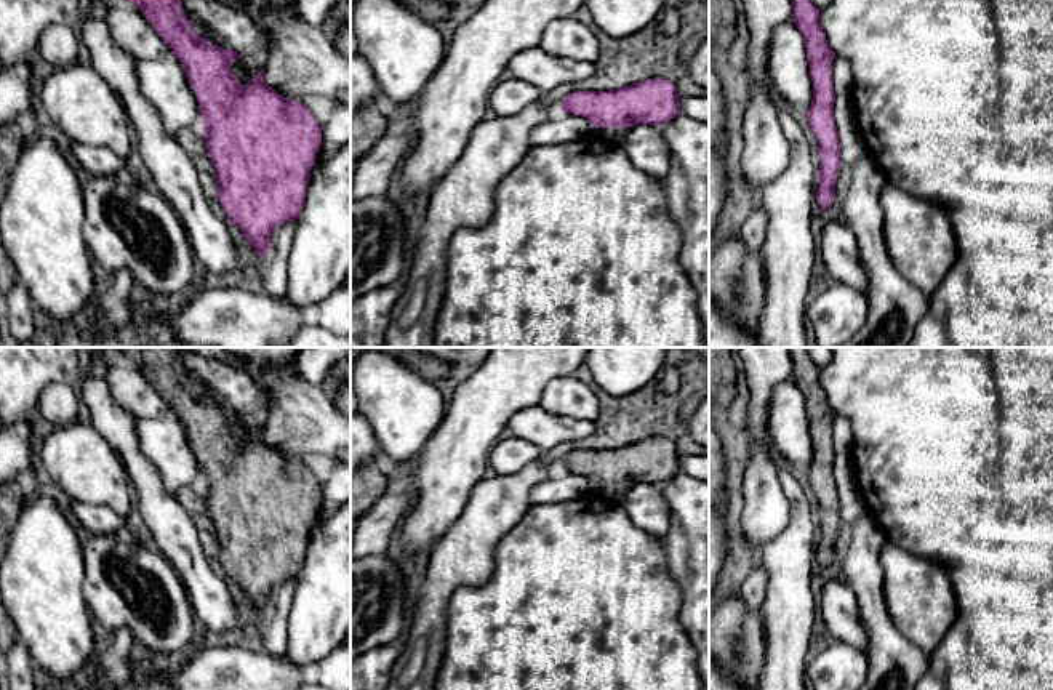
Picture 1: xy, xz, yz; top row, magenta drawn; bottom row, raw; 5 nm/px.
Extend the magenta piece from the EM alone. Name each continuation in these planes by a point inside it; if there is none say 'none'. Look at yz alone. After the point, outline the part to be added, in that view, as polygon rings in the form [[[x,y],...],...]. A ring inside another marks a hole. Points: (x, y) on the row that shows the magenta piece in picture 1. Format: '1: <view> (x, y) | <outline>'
none

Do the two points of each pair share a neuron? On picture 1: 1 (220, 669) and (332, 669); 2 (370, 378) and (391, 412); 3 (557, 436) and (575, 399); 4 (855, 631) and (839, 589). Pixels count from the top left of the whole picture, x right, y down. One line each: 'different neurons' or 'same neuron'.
1: same neuron
2: same neuron
3: different neurons
4: same neuron

